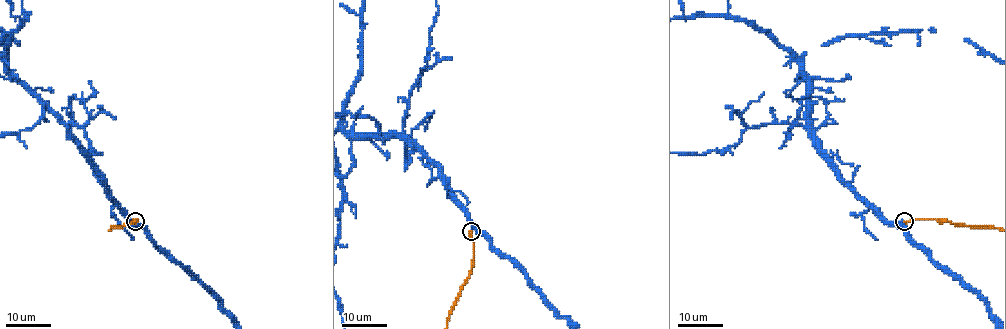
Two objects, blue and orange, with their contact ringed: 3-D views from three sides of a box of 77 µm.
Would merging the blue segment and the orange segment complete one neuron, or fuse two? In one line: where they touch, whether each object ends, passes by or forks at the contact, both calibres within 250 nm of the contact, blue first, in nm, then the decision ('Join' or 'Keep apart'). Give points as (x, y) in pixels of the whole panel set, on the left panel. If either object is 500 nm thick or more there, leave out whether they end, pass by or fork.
Place: (135, 221). At the ring blue ends. At the ring orange ends. Thickness 240 nm (blue) against 360 nm. Join

